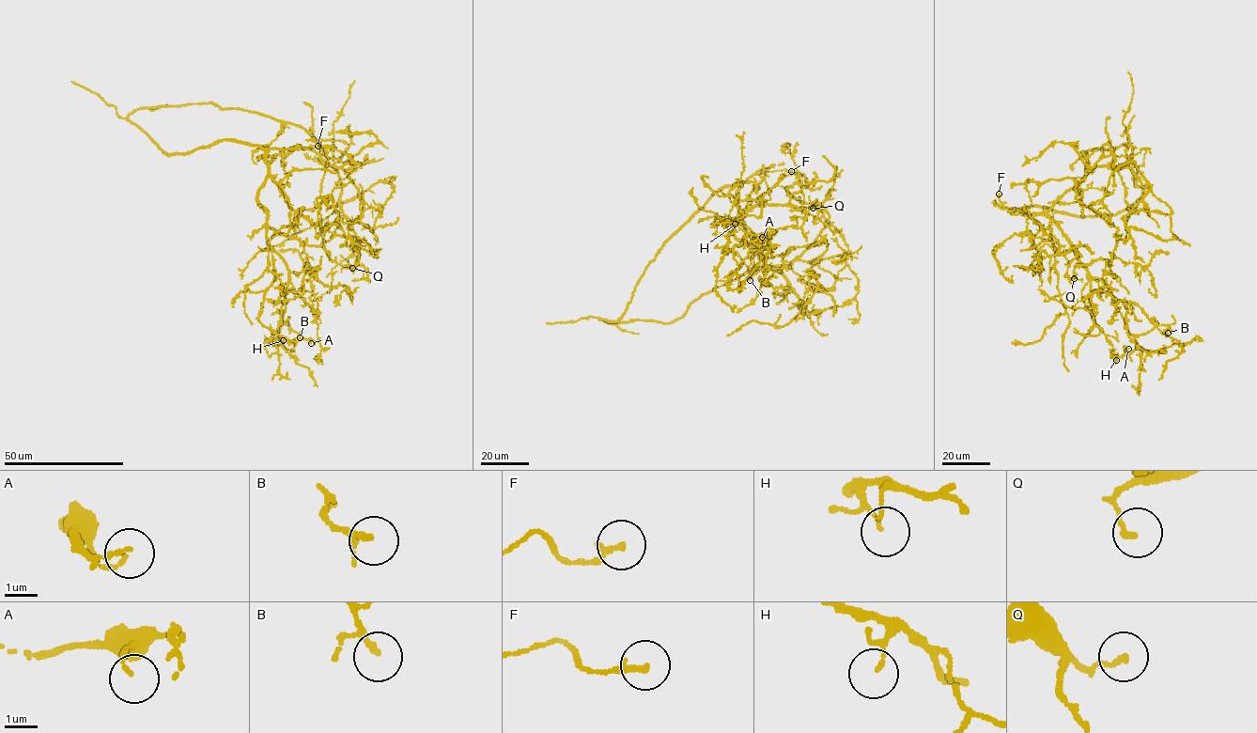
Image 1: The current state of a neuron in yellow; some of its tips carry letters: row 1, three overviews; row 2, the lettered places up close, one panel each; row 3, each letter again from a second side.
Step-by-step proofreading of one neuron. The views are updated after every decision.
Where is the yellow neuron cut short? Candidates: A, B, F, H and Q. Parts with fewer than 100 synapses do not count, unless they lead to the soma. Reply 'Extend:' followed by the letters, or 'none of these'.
Extend: none of these

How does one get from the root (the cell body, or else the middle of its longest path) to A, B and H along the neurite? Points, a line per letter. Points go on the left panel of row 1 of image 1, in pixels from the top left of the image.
A: (183, 153), (226, 139), (268, 148), (258, 199), (267, 214), (274, 276), (257, 319), (287, 340), (311, 343)
B: (183, 153), (226, 139), (268, 148), (258, 201), (267, 214), (268, 243), (288, 271), (282, 323), (300, 337)
H: (183, 153), (226, 139), (268, 148), (268, 175), (258, 199), (267, 214), (274, 276), (257, 319), (283, 340)

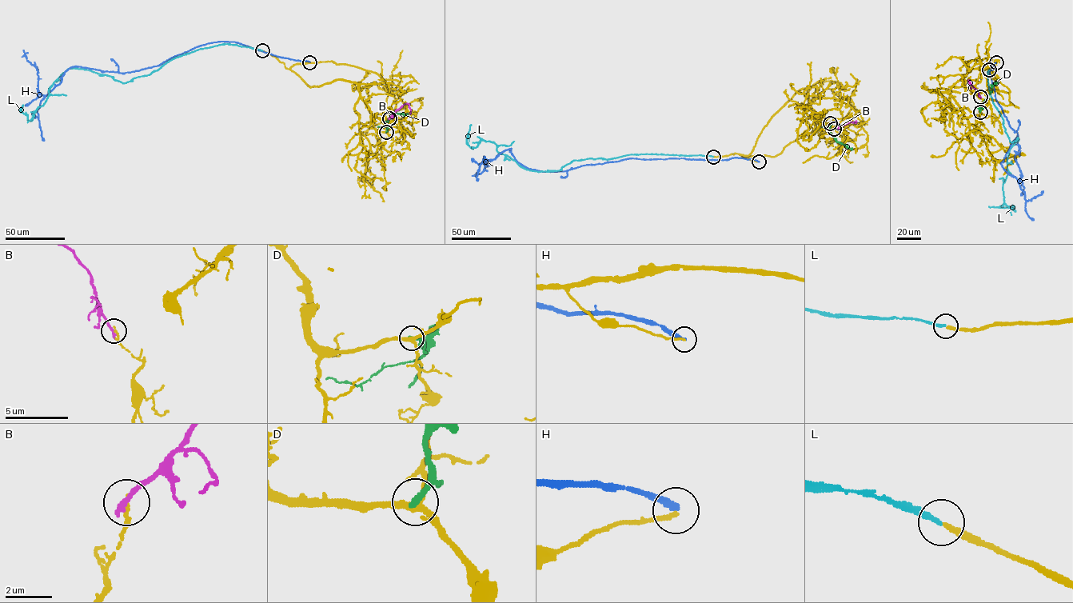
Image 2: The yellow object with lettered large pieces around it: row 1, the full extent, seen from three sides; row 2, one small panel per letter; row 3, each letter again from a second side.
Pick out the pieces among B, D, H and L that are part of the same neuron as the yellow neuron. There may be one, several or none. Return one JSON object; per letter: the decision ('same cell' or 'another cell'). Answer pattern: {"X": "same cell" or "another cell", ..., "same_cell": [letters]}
{"B": "another cell", "D": "another cell", "H": "another cell", "L": "same cell", "same_cell": ["L"]}

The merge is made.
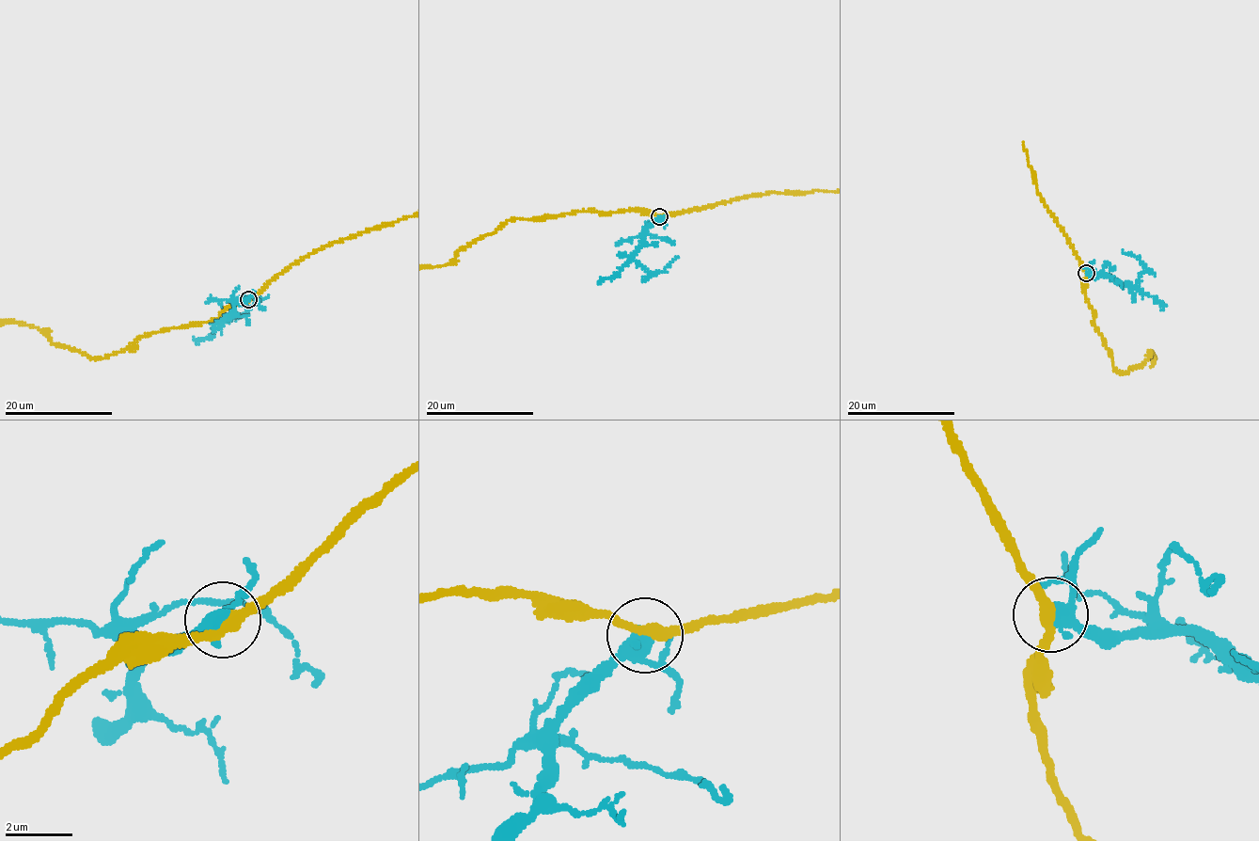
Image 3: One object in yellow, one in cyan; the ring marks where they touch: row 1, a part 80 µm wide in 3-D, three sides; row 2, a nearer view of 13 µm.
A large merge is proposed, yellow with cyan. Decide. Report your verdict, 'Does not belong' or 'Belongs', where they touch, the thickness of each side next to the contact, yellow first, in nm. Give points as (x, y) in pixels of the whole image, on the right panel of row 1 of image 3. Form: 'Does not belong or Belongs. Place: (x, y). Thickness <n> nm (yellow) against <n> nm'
Does not belong. Place: (1086, 273). Thickness 300 nm (yellow) against 400 nm

